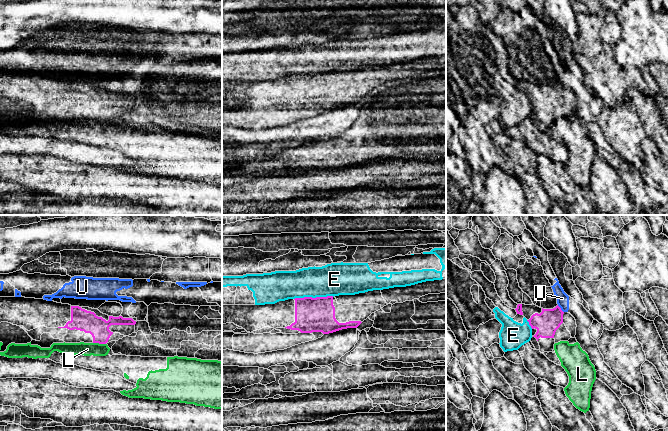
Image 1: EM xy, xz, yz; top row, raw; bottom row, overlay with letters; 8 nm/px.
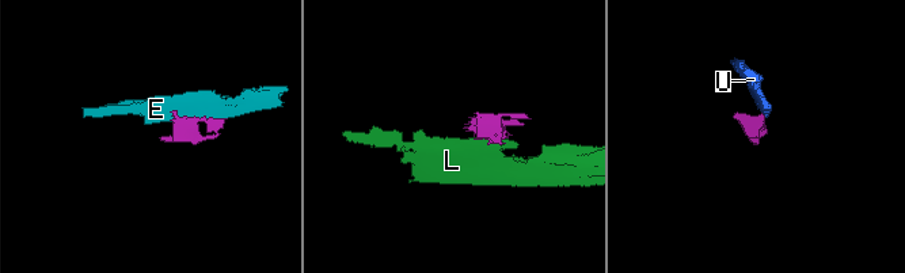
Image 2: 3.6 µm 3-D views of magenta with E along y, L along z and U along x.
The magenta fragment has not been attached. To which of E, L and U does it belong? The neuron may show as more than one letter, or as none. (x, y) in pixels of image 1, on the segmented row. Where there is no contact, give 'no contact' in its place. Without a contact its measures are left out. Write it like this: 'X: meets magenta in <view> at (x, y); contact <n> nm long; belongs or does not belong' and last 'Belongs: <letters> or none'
E: meets magenta in xz at (313, 298); contact 320 nm long; does not belong
L: meets magenta in xy at (99, 343); contact 110 nm long; does not belong
U: meets magenta in yz at (560, 309); contact 80 nm long; does not belong
Belongs: none

